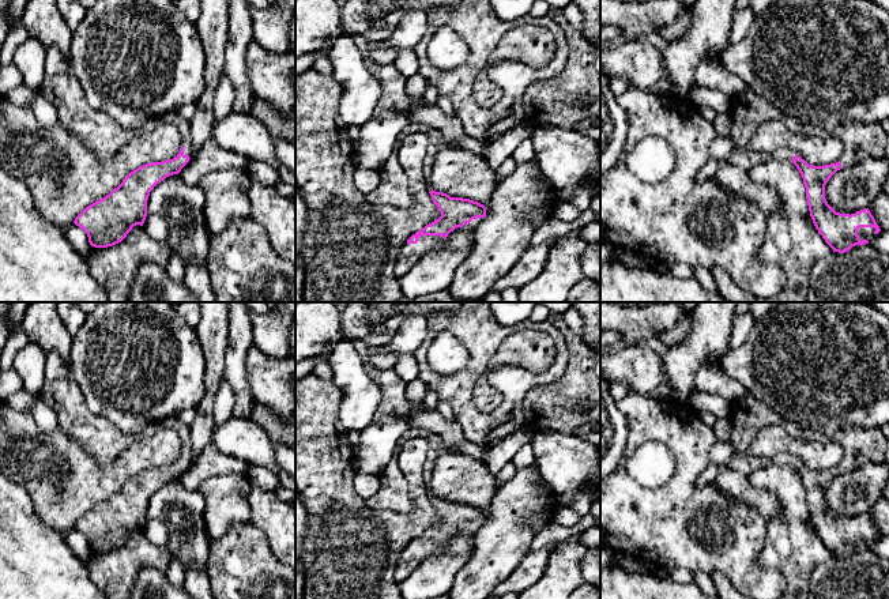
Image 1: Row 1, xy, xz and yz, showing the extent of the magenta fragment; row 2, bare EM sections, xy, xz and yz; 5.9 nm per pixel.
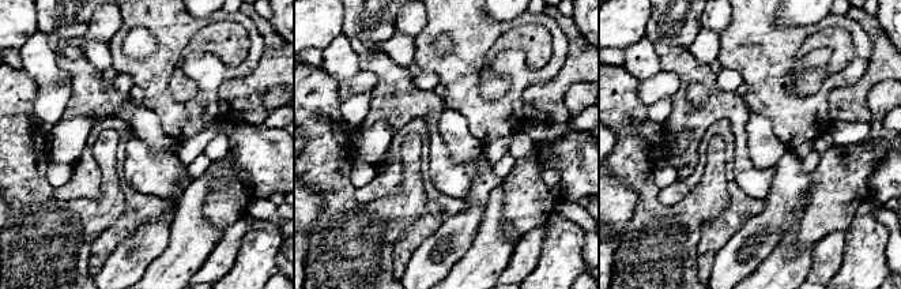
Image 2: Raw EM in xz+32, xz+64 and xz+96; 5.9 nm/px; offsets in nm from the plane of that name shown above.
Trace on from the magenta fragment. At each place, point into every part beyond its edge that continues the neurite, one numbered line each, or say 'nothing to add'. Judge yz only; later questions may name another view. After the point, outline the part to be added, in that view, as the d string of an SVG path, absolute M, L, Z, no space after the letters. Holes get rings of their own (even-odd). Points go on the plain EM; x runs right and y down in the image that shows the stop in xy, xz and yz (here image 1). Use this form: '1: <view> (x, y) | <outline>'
1: yz (865, 538) | M859 532L858 534L858 540L859 540L859 545L867 545L870 546L873 542L874 542L874 536L875 534L874 532Z

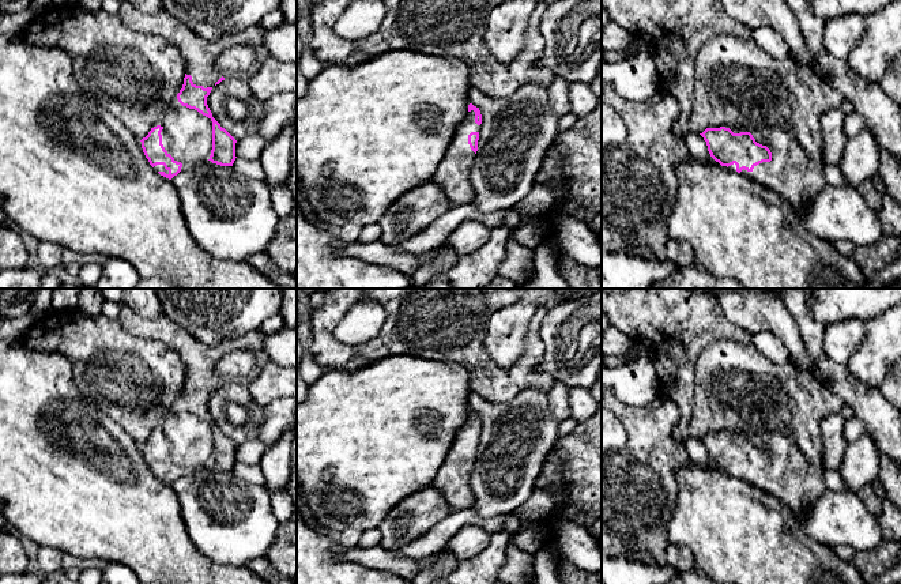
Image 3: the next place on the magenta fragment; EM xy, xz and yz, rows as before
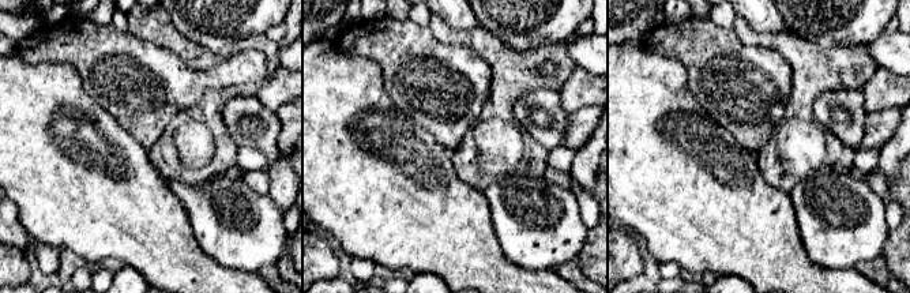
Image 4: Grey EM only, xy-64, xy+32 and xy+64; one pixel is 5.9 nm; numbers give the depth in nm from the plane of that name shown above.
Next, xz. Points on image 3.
1: xz (452, 479) | M468 417L465 425L459 430L453 445L438 470L433 485L448 501L450 512L464 510L474 504L470 487L470 476L475 466L475 457L468 449L468 440L479 437L480 430L475 427L475 417Z

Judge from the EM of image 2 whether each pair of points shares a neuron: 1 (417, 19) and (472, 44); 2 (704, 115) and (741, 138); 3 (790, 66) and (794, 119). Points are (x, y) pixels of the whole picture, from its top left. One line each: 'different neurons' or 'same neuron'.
1: different neurons
2: same neuron
3: same neuron

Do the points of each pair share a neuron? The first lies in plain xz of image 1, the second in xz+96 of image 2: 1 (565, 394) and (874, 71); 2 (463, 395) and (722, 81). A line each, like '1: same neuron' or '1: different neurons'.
1: same neuron
2: different neurons

